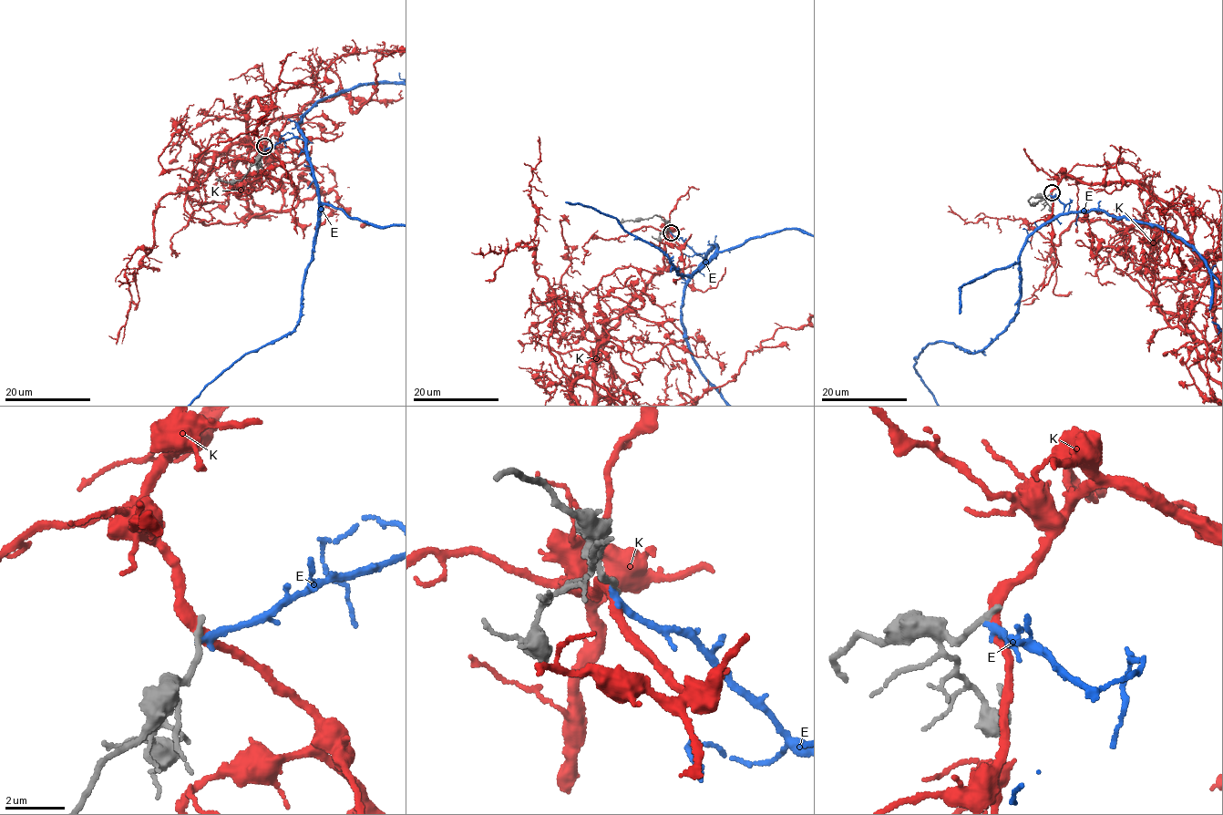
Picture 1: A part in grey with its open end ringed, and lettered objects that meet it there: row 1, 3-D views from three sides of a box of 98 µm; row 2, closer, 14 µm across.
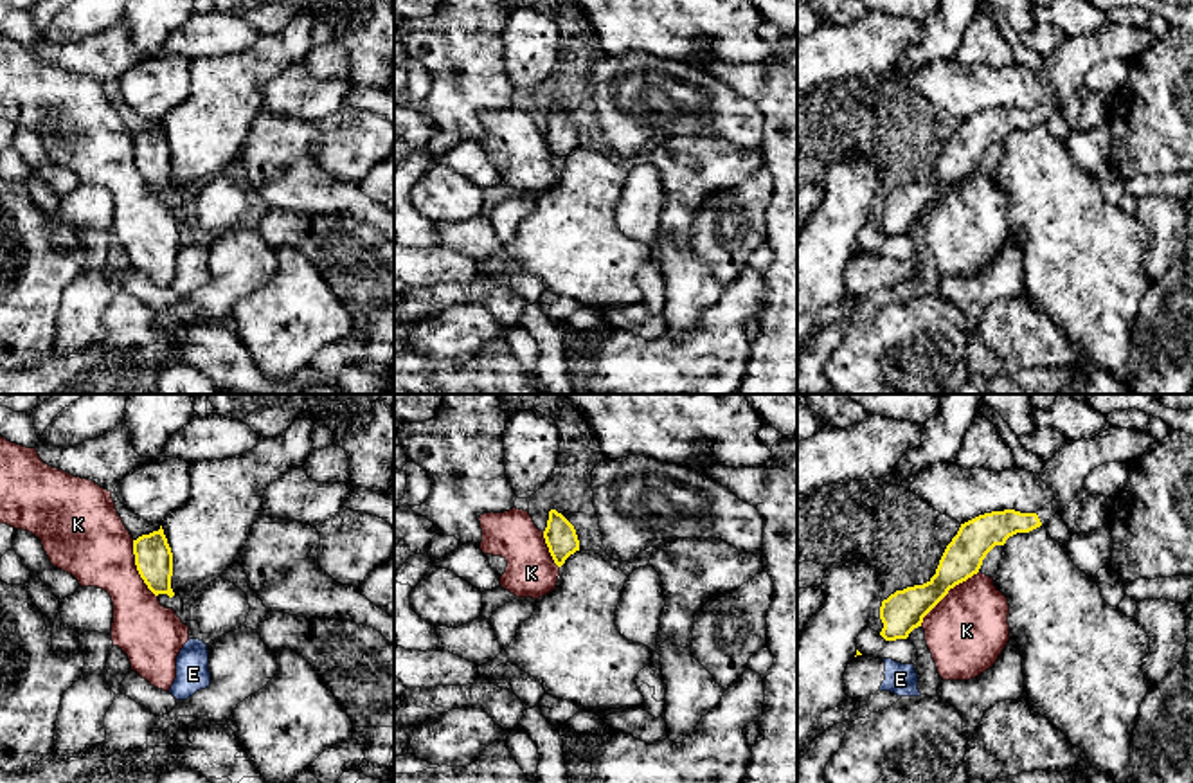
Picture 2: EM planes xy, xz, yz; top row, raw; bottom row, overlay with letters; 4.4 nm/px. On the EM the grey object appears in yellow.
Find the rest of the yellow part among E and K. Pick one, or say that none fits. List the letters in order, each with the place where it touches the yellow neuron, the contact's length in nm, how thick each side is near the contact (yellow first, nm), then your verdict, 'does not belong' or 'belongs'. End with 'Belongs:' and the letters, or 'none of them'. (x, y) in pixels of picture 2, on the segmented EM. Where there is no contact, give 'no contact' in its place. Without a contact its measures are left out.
E: no contact; does not belong
K: meets yellow in yz at (947, 593); contact 360 nm long; 190 nm thick on the yellow side, 360 nm on the other; does not belong
Belongs: none of them

